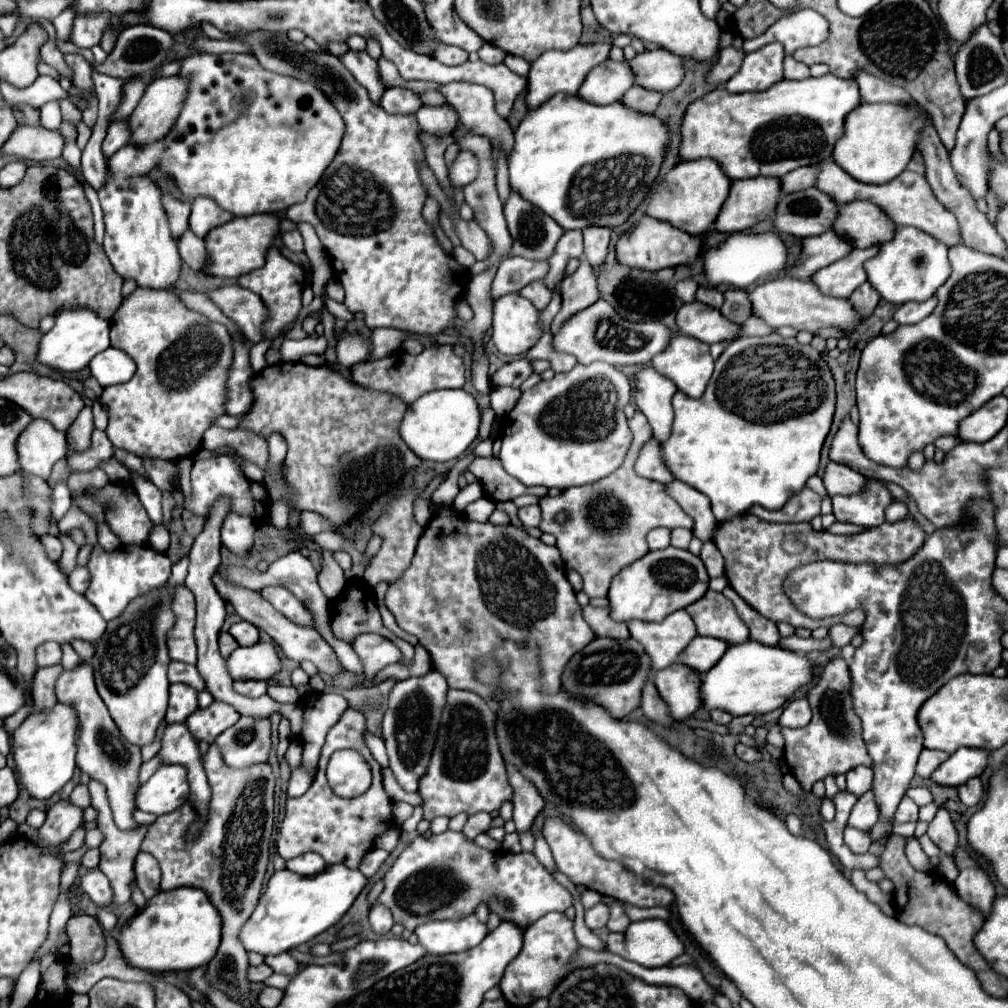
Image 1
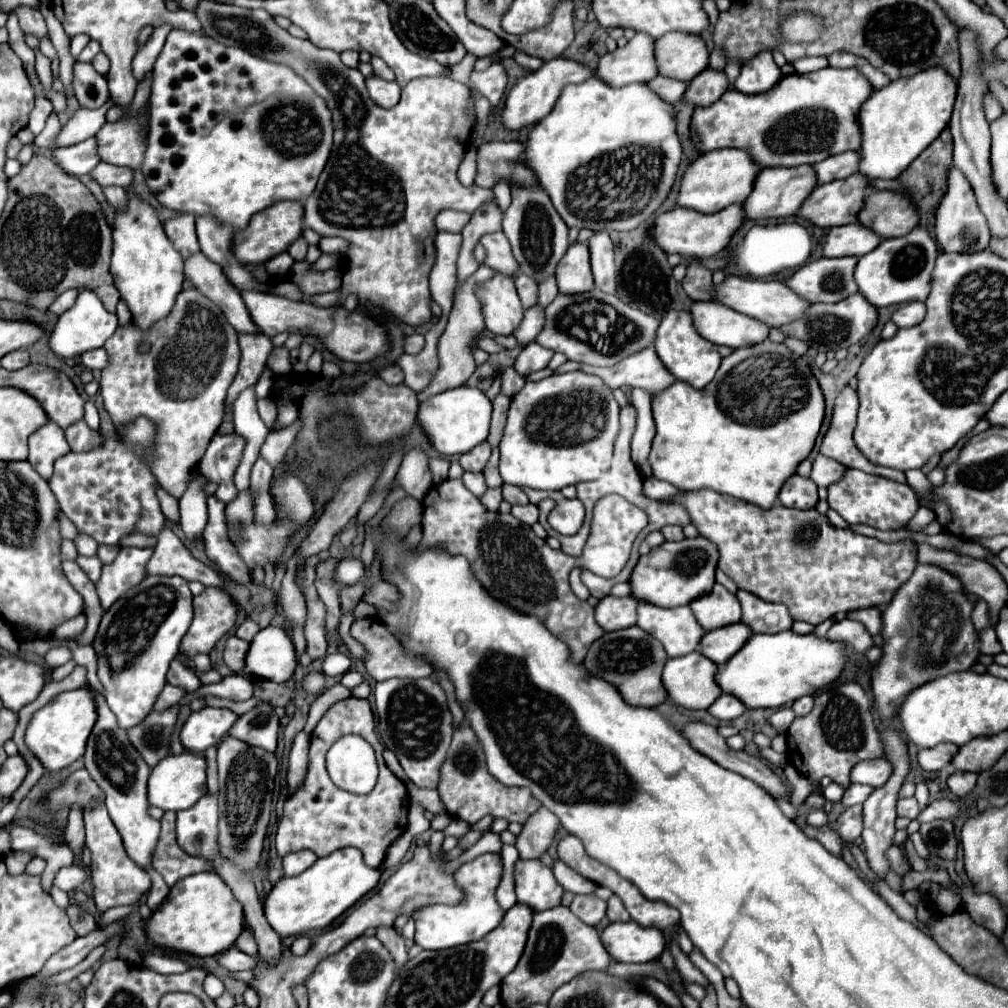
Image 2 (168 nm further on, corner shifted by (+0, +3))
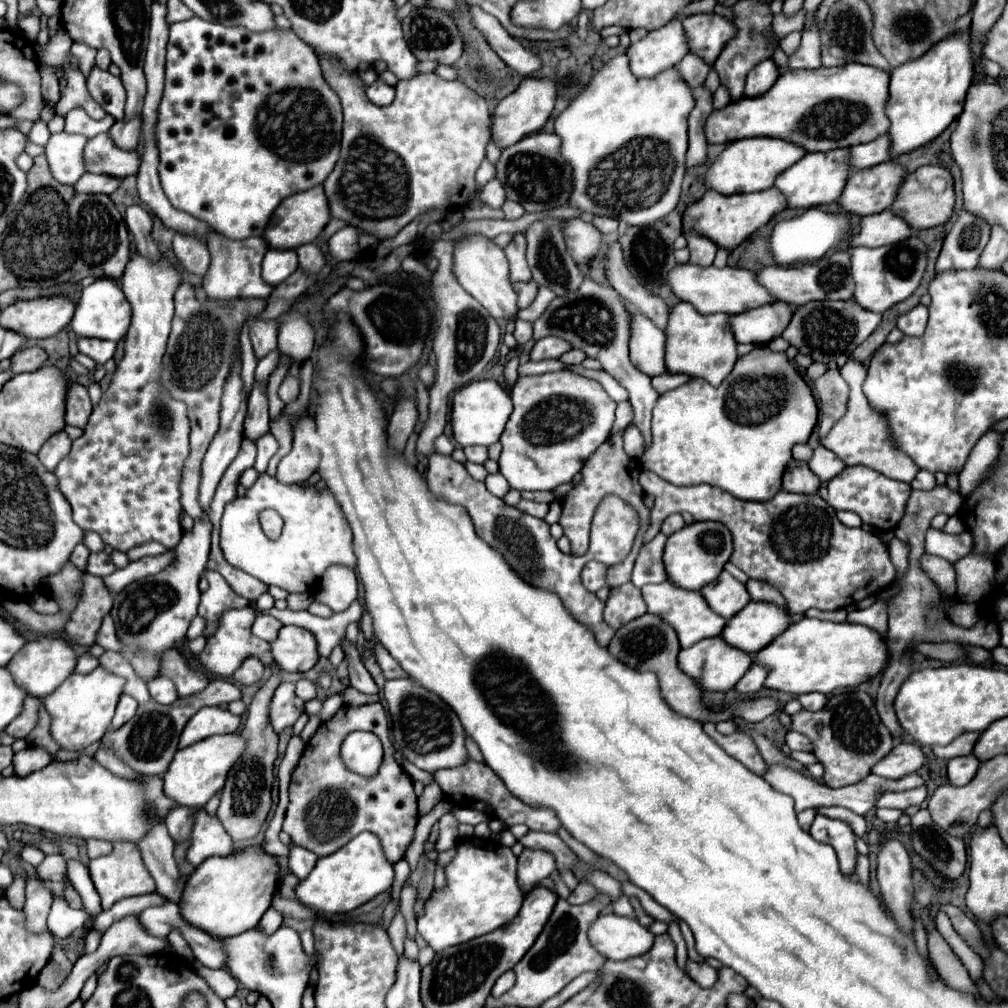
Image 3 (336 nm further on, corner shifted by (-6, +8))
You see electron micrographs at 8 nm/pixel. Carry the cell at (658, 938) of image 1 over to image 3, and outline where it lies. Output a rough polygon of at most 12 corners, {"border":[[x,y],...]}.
{"border":[[608,912],[588,940],[604,958],[648,952],[654,934],[638,920]]}

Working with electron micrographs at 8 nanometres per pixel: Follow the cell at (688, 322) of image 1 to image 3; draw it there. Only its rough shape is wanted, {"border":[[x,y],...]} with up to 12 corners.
{"border":[[776,300],[732,316],[740,344],[762,346],[784,332],[794,306]]}

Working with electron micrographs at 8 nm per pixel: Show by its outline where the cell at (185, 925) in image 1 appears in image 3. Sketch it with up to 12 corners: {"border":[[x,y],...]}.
{"border":[[260,846],[210,856],[180,912],[236,936],[272,904],[278,858]]}

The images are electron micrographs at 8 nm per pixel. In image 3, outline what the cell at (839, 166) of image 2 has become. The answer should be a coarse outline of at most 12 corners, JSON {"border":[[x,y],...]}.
{"border":[[890,136],[850,148],[852,170],[890,160]]}

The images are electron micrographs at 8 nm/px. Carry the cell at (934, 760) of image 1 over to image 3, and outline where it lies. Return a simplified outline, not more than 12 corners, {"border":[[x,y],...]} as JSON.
{"border":[[980,732],[958,736],[952,744],[934,748],[938,758],[968,756],[980,738]]}

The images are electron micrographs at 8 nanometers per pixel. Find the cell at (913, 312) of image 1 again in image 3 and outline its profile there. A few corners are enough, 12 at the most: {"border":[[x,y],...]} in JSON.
{"border":[[918,304],[898,318],[906,336],[922,336],[928,308]]}

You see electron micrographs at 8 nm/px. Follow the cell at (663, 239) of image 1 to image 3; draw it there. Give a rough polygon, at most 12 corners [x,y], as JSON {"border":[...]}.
{"border":[[776,188],[708,190],[684,224],[734,250],[784,208]]}

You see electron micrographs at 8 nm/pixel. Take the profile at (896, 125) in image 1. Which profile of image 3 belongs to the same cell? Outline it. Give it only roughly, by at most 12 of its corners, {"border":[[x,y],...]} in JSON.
{"border":[[972,32],[892,70],[892,156],[940,136],[972,86]]}

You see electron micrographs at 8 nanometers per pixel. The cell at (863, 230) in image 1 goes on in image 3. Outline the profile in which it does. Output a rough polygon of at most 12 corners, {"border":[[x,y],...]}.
{"border":[[948,168],[908,174],[890,210],[916,230],[946,224],[954,208]]}

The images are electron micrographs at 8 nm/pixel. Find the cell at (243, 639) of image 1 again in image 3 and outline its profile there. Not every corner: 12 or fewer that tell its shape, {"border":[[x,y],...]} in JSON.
{"border":[[258,614],[252,634],[272,642],[282,628],[272,616]]}

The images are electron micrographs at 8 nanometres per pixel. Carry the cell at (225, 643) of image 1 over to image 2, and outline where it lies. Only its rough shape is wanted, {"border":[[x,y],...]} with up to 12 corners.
{"border":[[228,637],[224,661],[232,671],[242,669],[248,641]]}

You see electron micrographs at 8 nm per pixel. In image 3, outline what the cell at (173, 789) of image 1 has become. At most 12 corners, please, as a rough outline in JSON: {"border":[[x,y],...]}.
{"border":[[240,732],[176,752],[164,794],[202,808],[244,752]]}

